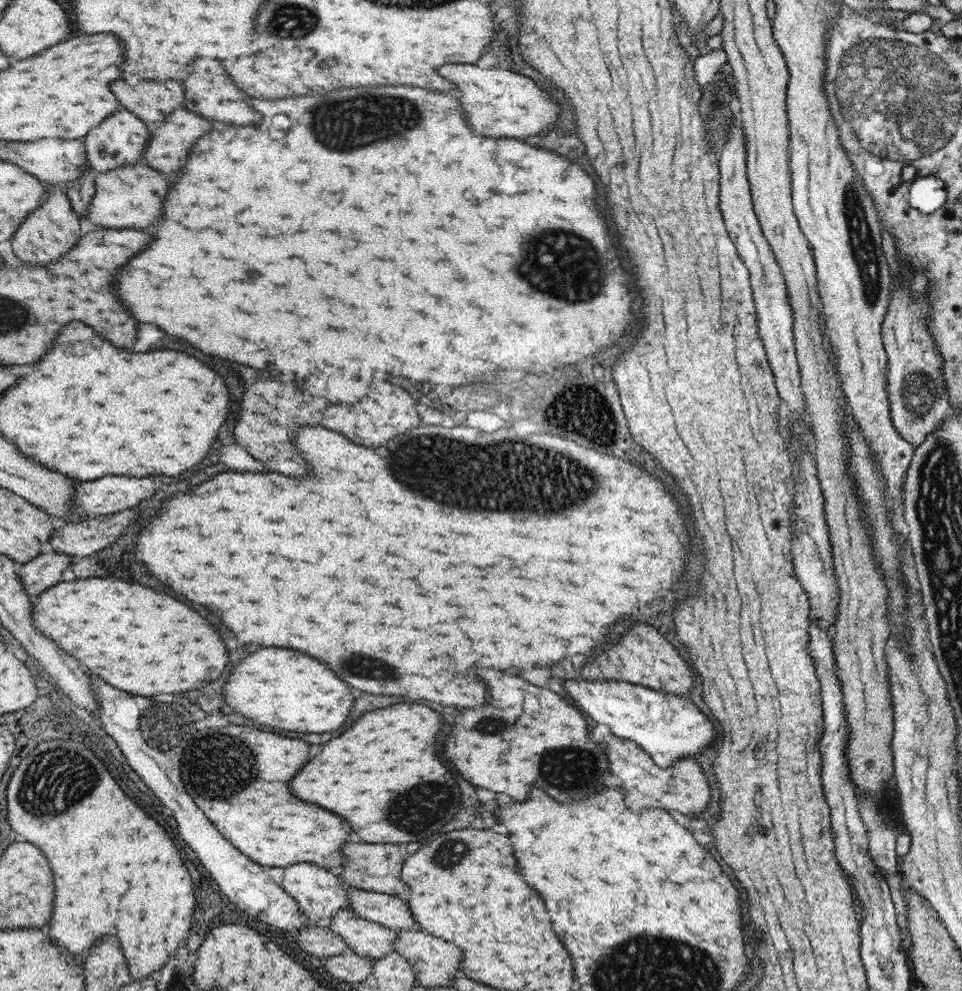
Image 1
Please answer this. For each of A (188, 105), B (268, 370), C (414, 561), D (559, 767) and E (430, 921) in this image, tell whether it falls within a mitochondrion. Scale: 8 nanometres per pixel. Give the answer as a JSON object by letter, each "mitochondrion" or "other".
{"A":"other","B":"other","C":"other","D":"mitochondrion","E":"other"}

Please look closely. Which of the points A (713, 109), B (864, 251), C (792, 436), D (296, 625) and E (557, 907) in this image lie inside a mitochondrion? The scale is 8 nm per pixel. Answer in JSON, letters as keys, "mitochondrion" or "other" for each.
{"A":"mitochondrion","B":"mitochondrion","C":"other","D":"other","E":"other"}

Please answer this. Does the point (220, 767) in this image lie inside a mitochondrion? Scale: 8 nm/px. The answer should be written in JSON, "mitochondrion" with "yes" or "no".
{"mitochondrion":"yes"}

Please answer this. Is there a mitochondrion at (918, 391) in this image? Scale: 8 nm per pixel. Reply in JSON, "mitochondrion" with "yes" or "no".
{"mitochondrion":"yes"}

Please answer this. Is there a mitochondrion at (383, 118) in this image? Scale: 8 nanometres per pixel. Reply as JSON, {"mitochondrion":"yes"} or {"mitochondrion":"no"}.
{"mitochondrion":"yes"}

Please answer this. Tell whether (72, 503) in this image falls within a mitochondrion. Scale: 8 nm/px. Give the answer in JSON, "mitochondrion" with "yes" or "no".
{"mitochondrion":"no"}

